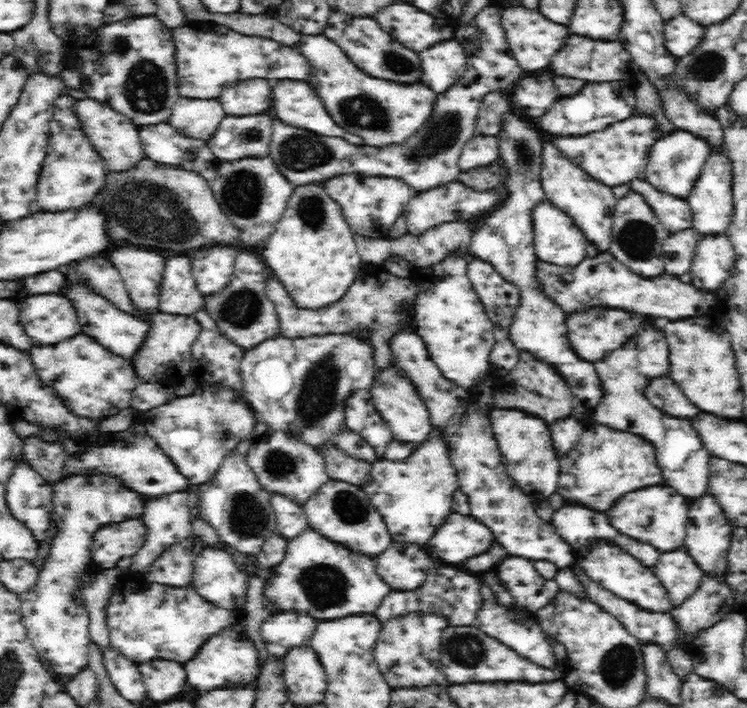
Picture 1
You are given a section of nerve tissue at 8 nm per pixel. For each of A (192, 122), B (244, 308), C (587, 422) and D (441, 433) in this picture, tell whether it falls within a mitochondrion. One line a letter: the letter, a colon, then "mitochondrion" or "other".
A: other
B: mitochondrion
C: other
D: other

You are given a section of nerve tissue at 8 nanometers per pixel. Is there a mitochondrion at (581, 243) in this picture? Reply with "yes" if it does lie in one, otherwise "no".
no

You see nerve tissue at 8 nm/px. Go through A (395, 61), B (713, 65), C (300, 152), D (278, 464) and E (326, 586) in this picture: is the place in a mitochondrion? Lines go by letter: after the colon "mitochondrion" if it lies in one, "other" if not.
A: mitochondrion
B: mitochondrion
C: mitochondrion
D: mitochondrion
E: mitochondrion

